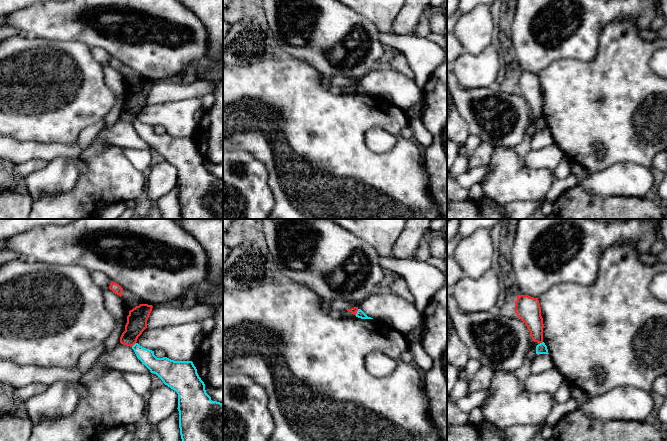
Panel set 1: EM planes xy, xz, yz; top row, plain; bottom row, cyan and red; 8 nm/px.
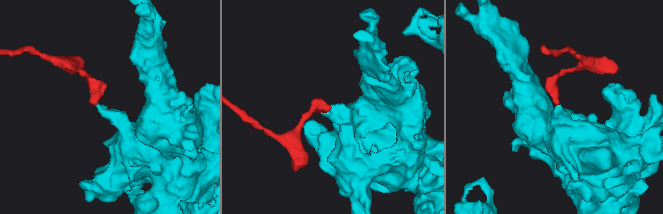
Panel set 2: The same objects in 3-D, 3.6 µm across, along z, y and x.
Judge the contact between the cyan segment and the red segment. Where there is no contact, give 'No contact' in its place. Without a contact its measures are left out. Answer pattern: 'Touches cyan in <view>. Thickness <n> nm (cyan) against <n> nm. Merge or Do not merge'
Touches cyan in yz. Thickness 90 nm (cyan) against 170 nm. Do not merge

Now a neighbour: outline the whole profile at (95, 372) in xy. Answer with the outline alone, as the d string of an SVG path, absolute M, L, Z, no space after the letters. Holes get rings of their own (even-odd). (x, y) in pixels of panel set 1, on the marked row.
M96 366L92 367L86 374L84 374L84 377L82 378L81 382L84 384L86 382L90 382L102 375L104 375L107 371L109 371L104 366Z

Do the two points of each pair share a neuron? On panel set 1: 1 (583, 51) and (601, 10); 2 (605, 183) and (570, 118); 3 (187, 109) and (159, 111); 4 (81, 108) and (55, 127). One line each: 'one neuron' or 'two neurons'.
1: one neuron
2: two neurons
3: one neuron
4: one neuron

